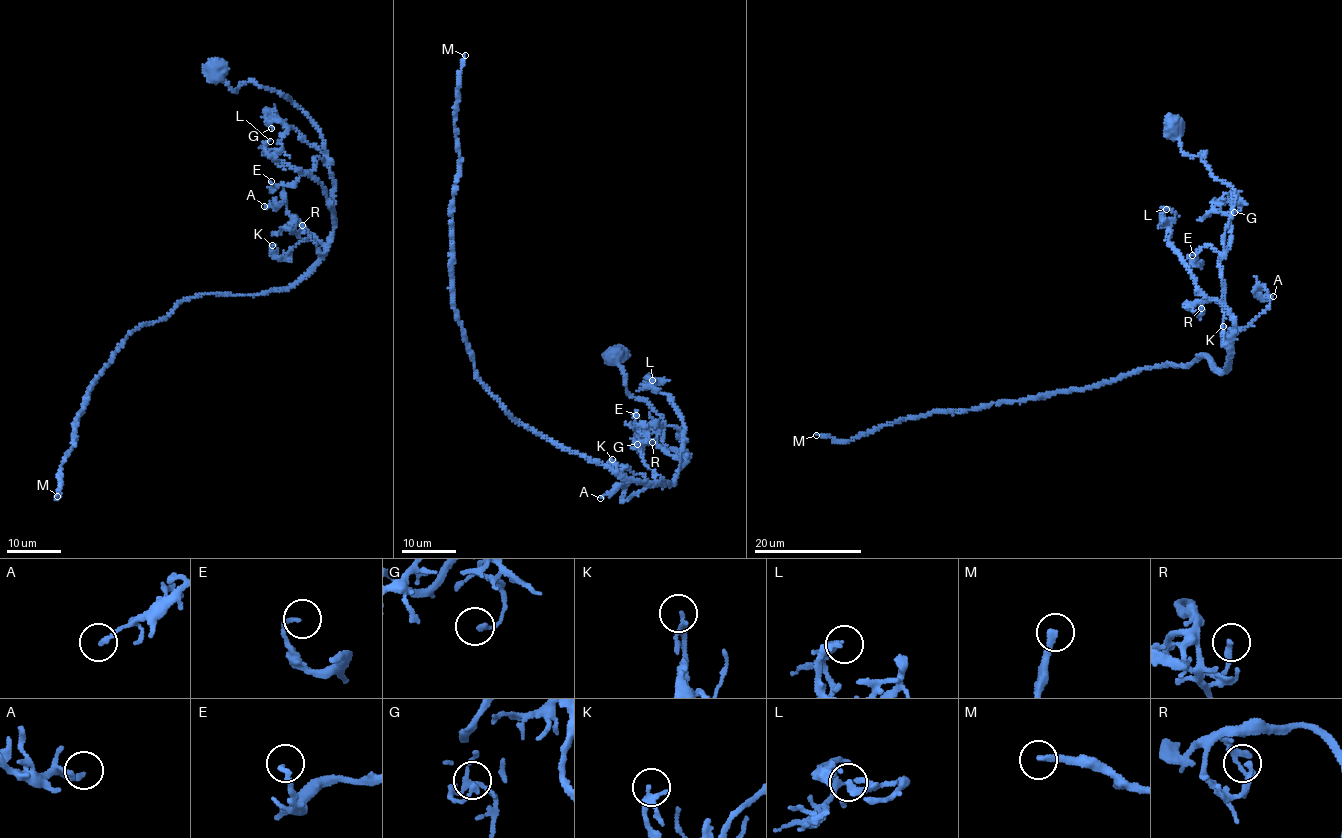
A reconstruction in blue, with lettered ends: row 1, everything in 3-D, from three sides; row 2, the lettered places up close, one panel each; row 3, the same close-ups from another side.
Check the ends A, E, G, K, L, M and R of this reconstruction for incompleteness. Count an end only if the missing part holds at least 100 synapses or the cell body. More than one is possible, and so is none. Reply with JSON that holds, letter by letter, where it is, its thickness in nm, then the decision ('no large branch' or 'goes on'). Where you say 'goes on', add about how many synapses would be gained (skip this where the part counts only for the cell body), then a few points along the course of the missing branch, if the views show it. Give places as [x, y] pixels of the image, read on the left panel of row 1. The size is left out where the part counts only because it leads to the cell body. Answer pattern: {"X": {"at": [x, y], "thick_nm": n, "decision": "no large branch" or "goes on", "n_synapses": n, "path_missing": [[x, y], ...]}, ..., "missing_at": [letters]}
{"A": {"at": [264, 206], "thick_nm": 170, "decision": "no large branch"}, "E": {"at": [271, 181], "thick_nm": 160, "decision": "no large branch"}, "G": {"at": [271, 128], "thick_nm": 160, "decision": "no large branch"}, "K": {"at": [272, 245], "thick_nm": 220, "decision": "no large branch"}, "L": {"at": [270, 141], "thick_nm": 150, "decision": "no large branch"}, "M": {"at": [57, 496], "thick_nm": 260, "decision": "goes on", "n_synapses": 400}, "R": {"at": [302, 225], "thick_nm": 170, "decision": "no large branch"}, "missing_at": ["M"]}

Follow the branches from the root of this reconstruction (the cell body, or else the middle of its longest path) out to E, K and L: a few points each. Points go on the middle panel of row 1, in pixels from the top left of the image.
E: (614, 355), (626, 391), (647, 399), (663, 420), (665, 444), (686, 455), (679, 429), (641, 427), (636, 415)
K: (614, 355), (626, 391), (647, 399), (663, 420), (665, 444), (686, 457), (663, 485), (612, 459)
L: (614, 355), (626, 391), (663, 420), (665, 444), (685, 451), (679, 468), (685, 426), (652, 380)

